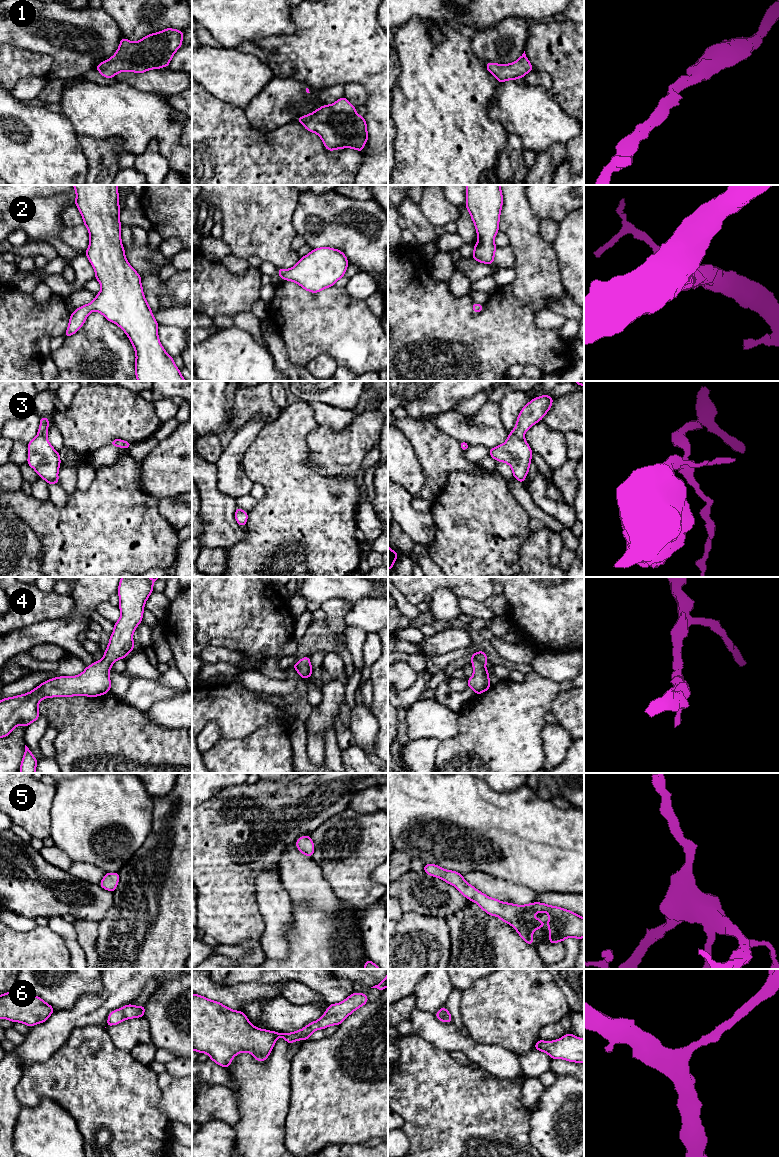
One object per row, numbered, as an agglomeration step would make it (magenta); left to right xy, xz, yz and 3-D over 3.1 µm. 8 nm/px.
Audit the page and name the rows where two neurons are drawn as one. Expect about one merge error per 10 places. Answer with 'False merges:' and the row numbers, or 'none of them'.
False merges: none of them

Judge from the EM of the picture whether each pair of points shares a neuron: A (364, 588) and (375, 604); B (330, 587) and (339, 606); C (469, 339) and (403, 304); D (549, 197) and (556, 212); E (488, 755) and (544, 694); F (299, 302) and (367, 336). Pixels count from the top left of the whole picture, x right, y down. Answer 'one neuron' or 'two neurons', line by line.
A: two neurons
B: two neurons
C: one neuron
D: one neuron
E: one neuron
F: one neuron

